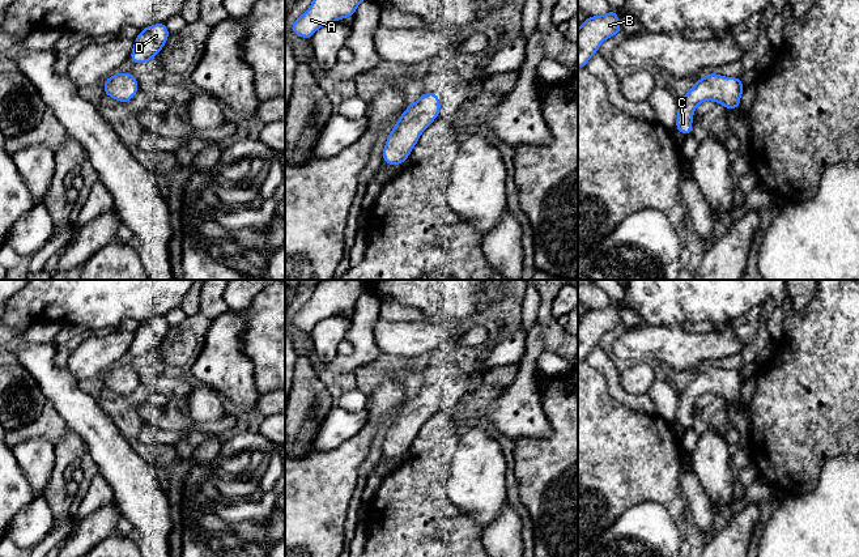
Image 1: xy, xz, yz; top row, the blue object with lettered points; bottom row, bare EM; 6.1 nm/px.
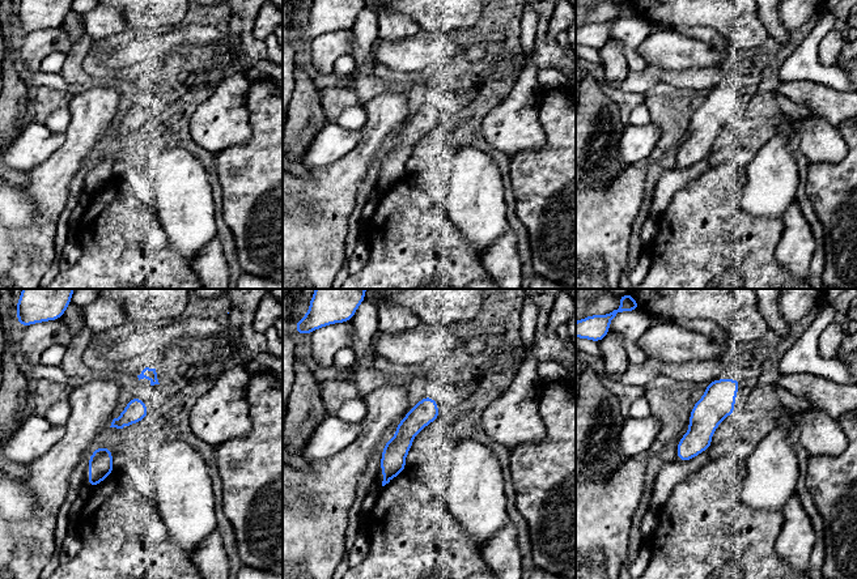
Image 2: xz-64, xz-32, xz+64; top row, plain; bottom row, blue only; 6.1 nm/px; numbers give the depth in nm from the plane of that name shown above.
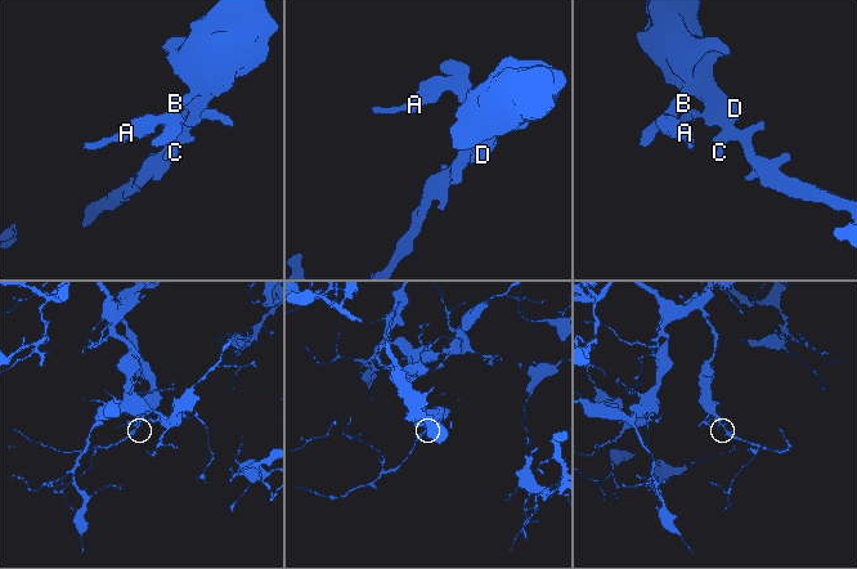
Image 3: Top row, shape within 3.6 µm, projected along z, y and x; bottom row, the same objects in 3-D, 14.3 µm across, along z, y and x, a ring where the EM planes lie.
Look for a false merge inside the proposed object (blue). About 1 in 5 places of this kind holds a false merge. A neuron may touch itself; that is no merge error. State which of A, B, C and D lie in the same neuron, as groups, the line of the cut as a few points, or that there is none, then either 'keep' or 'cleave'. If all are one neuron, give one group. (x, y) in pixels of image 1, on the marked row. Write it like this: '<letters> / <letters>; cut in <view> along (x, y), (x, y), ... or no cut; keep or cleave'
A B C D; no cut; keep

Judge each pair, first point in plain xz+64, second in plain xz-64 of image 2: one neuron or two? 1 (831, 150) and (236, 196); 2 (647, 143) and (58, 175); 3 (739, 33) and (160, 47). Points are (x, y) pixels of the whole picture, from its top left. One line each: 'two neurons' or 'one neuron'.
1: two neurons
2: two neurons
3: two neurons

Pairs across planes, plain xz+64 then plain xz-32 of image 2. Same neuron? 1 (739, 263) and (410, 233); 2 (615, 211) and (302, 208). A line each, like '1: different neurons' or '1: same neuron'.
1: same neuron
2: different neurons

